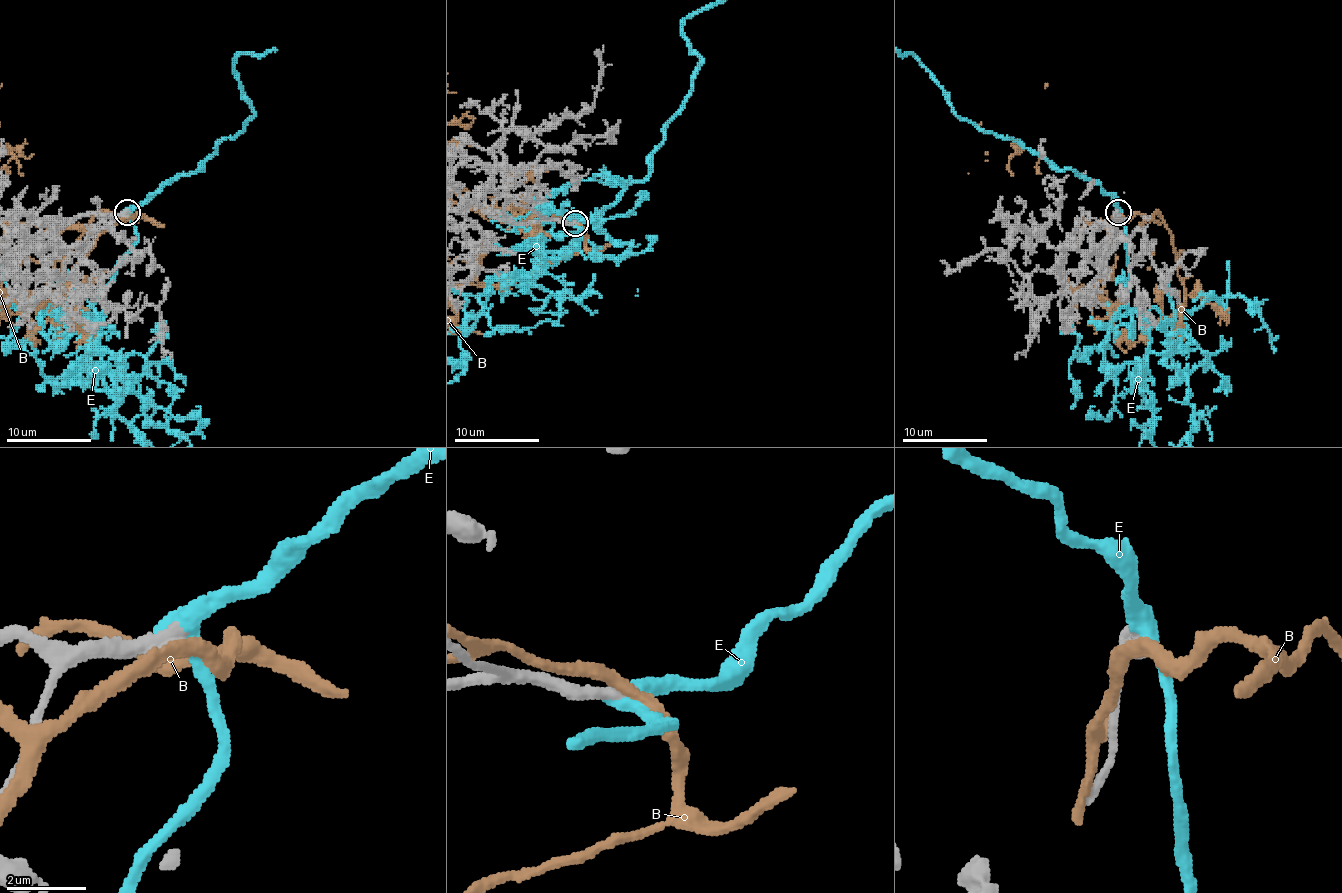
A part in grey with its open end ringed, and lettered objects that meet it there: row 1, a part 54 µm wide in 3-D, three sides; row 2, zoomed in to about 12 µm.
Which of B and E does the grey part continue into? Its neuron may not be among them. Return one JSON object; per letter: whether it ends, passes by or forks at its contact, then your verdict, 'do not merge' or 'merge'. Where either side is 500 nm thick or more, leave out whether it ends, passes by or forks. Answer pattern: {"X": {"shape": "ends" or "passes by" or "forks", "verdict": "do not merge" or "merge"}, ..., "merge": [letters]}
{"B": {"shape": "passes by", "verdict": "do not merge"}, "E": {"shape": "passes by", "verdict": "merge"}, "merge": ["E"]}

